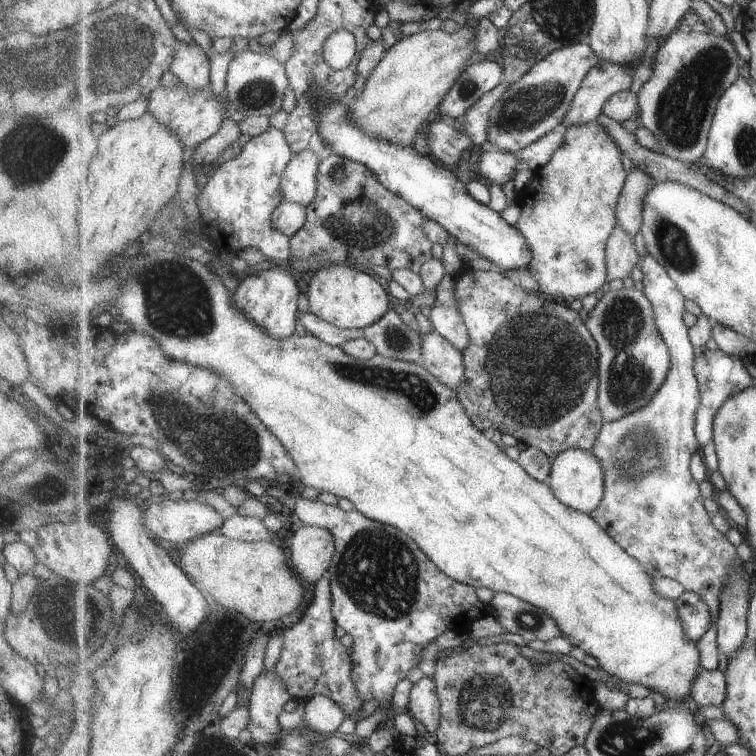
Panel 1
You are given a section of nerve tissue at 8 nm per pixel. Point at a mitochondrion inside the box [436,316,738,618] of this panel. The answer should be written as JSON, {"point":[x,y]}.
{"point":[641,452]}

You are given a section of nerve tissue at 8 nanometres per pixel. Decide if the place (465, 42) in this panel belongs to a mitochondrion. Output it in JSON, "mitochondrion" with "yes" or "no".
{"mitochondrion":"no"}

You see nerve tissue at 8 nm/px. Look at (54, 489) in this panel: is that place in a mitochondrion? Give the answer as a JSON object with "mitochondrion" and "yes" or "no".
{"mitochondrion":"yes"}

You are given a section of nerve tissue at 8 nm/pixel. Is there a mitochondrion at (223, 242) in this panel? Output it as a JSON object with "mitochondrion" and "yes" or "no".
{"mitochondrion":"no"}

